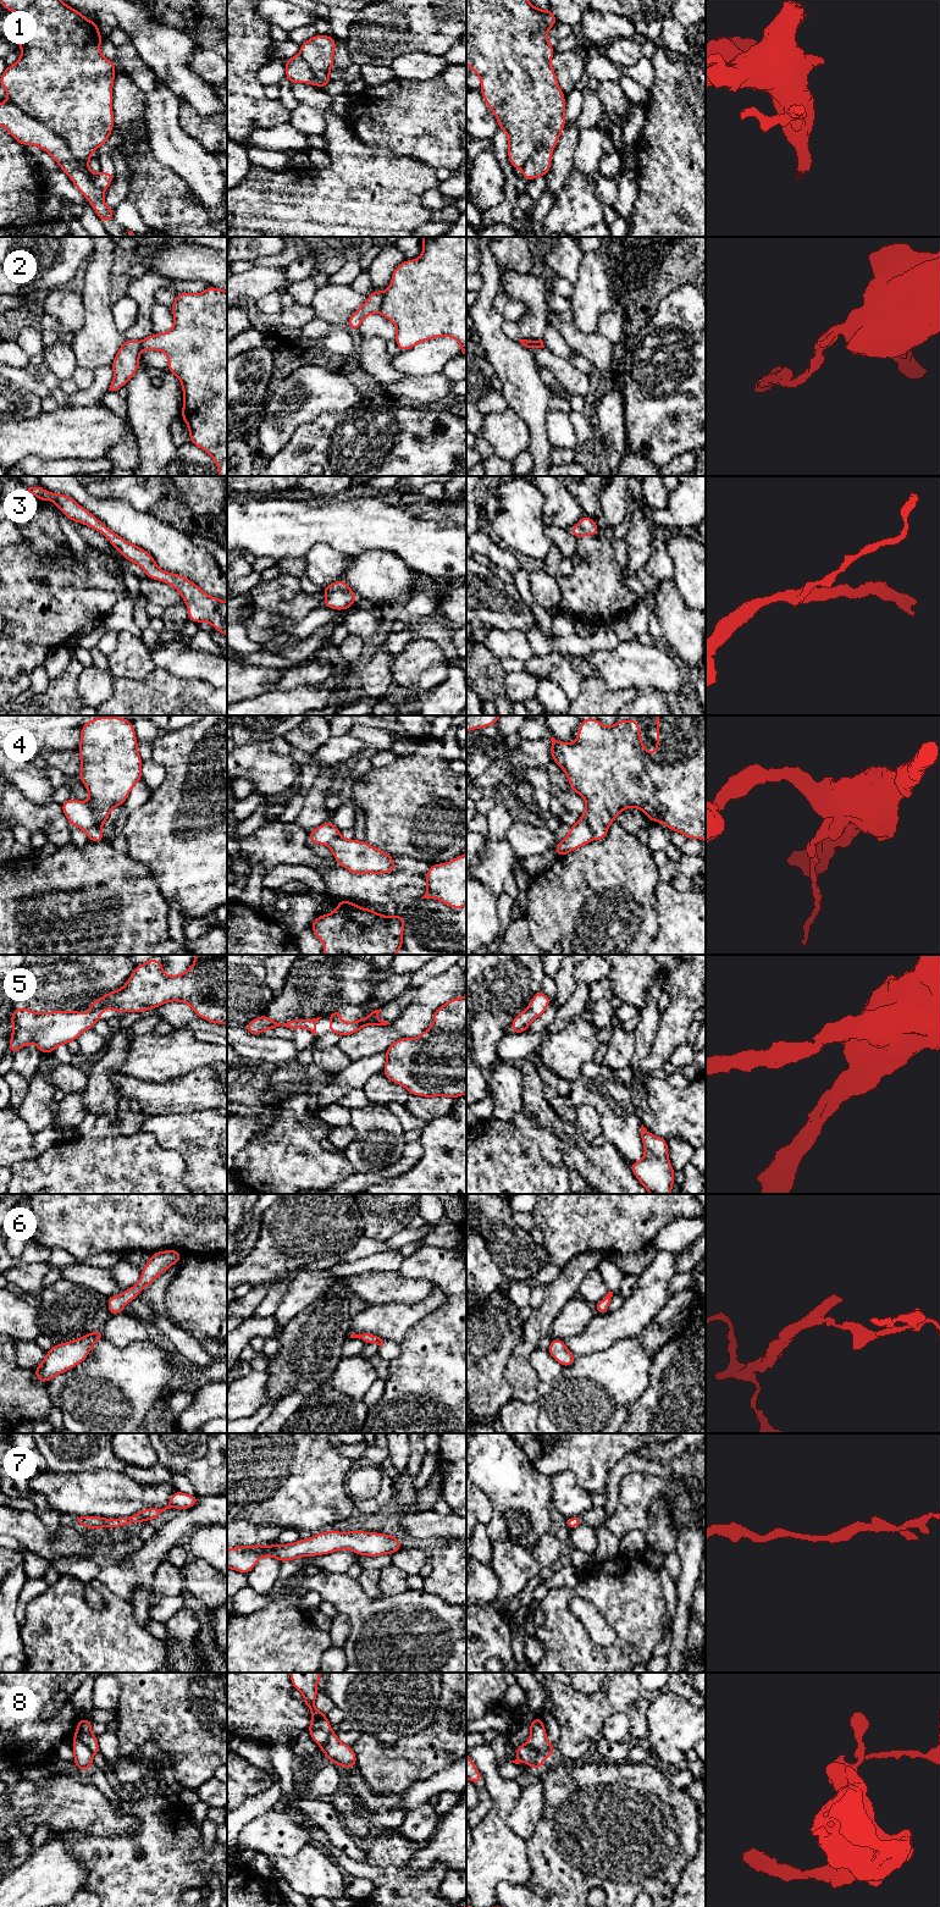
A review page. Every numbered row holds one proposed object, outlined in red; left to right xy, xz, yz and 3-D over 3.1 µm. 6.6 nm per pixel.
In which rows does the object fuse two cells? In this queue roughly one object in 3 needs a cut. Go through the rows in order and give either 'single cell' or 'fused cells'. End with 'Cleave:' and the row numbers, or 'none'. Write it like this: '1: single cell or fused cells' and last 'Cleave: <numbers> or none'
1: fused cells
2: fused cells
3: single cell
4: fused cells
5: single cell
6: single cell
7: single cell
8: fused cells
Cleave: 1, 2, 4, 8

